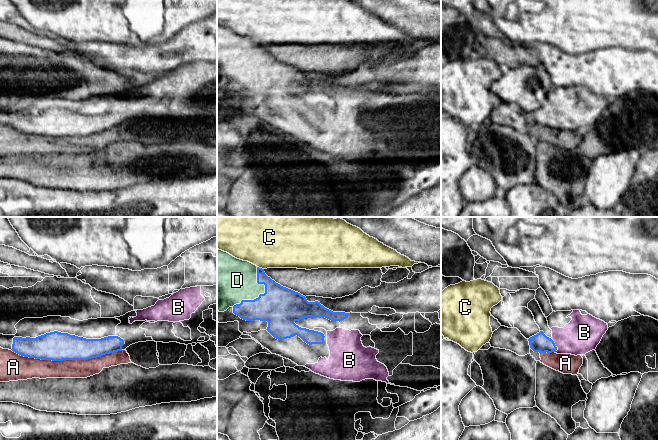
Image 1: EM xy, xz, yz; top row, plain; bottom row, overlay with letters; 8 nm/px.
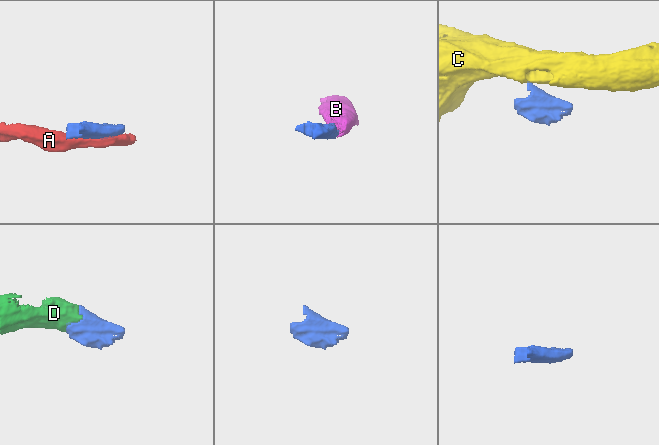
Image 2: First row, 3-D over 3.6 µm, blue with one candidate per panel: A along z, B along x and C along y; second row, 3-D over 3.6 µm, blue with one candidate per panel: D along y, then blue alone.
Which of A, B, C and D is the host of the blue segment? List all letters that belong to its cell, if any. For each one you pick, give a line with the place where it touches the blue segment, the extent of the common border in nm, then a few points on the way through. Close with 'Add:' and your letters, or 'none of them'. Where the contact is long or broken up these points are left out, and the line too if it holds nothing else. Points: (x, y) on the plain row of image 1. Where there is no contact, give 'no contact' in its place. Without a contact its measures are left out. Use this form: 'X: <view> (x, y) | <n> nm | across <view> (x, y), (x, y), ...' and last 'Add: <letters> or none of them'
B: yz (554, 119) | 100 nm
D: xz (262, 70) | 380 nm
Add: B, D

